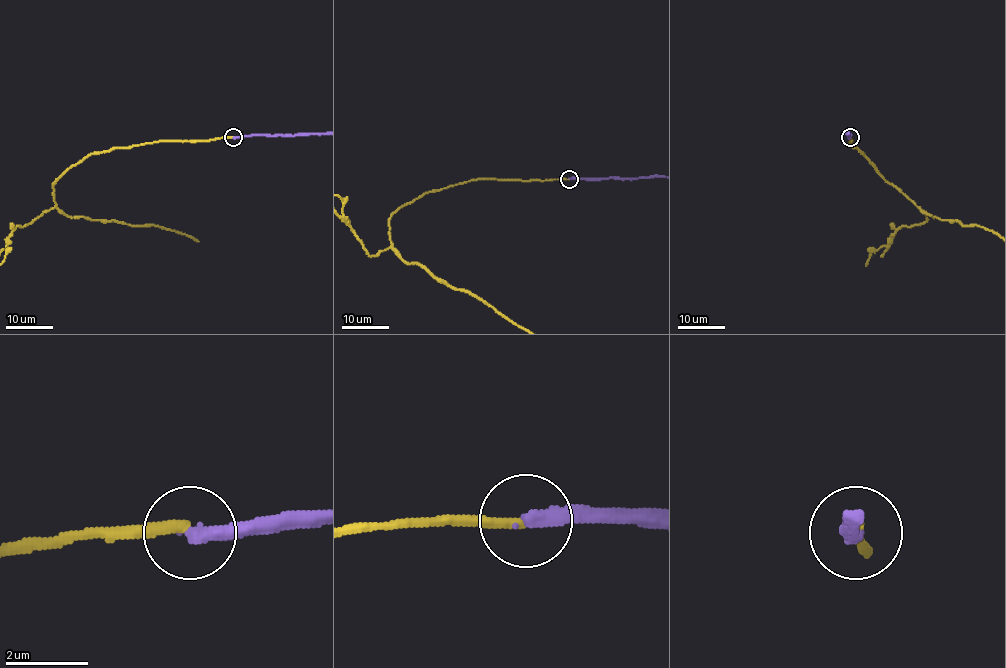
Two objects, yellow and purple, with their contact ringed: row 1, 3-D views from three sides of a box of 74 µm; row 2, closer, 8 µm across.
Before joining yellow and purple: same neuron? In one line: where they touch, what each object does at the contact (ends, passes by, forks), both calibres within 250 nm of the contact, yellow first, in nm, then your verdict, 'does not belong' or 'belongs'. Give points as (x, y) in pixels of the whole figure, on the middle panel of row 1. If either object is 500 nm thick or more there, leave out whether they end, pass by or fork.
(569, 179) | yellow ends | purple ends | 280/360 nm | does not belong

